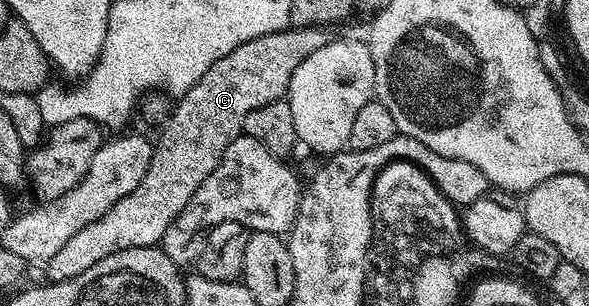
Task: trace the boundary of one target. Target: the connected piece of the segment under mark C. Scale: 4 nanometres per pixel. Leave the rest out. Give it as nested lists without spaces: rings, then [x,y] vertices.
[[[290,28],[240,44],[240,48],[216,60],[194,87],[177,99],[161,127],[162,135],[153,143],[148,172],[138,187],[108,208],[104,216],[76,232],[56,256],[44,263],[47,283],[72,280],[112,252],[161,243],[174,217],[214,171],[228,144],[243,133],[246,115],[264,104],[279,101],[287,93],[296,68],[308,59],[308,55],[302,56],[302,44],[288,44],[286,36],[290,36]]]

